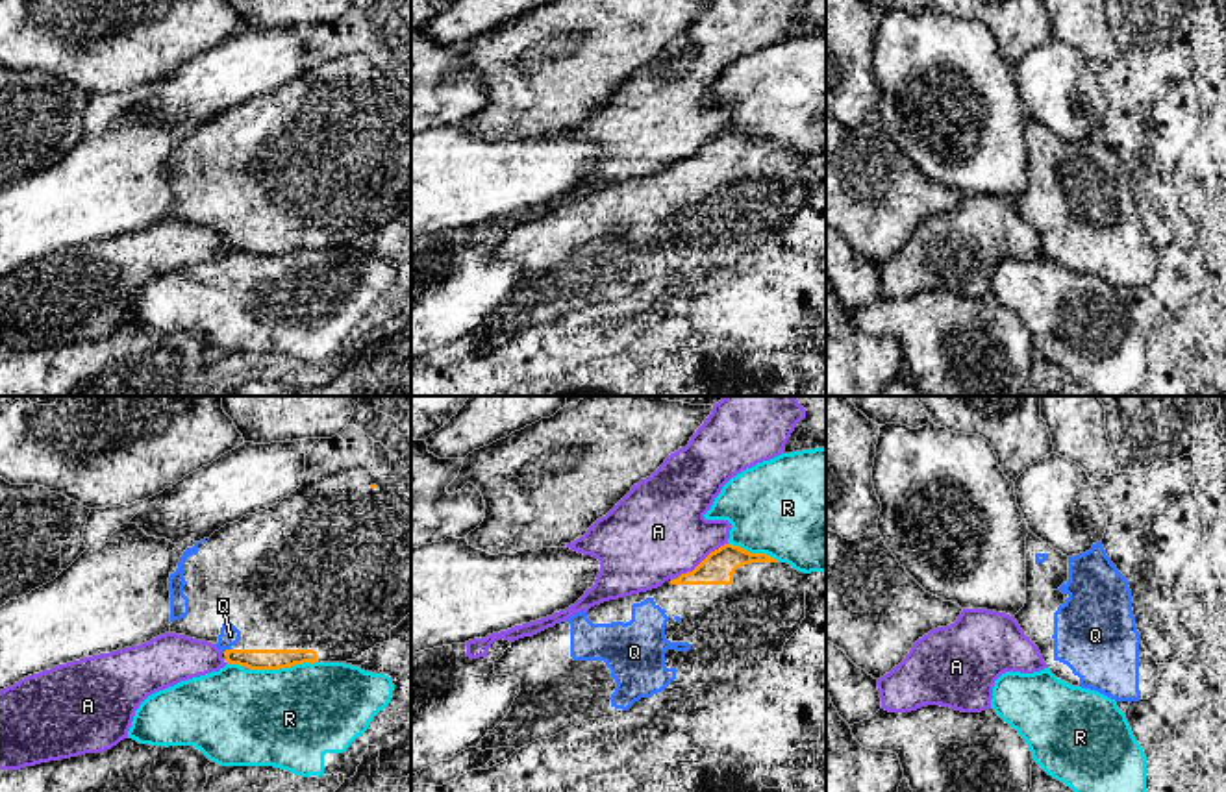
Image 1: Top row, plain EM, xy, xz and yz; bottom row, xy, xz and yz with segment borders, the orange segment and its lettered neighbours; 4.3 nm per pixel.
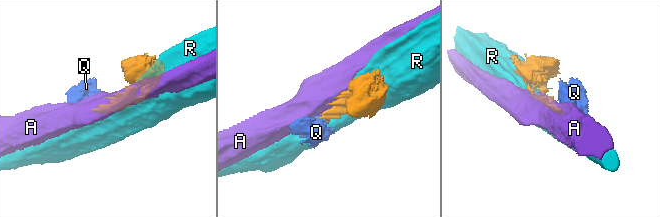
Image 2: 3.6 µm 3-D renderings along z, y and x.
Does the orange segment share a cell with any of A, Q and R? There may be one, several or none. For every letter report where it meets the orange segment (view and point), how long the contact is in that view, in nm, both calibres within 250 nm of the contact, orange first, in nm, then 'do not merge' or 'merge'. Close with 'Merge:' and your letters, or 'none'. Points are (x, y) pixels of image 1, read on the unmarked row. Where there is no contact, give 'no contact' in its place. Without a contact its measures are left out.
A: meets orange in xz at (704, 145); contact 260 nm long; 140 nm thick on the orange side, 420 nm on the other; do not merge
Q: meets orange in xy at (226, 235); contact 40 nm long; 100 nm thick on the orange side, 90 nm on the other; merge
R: meets orange in xy at (282, 252); contact 300 nm long; 100 nm thick on the orange side, 440 nm on the other; do not merge
Merge: Q

